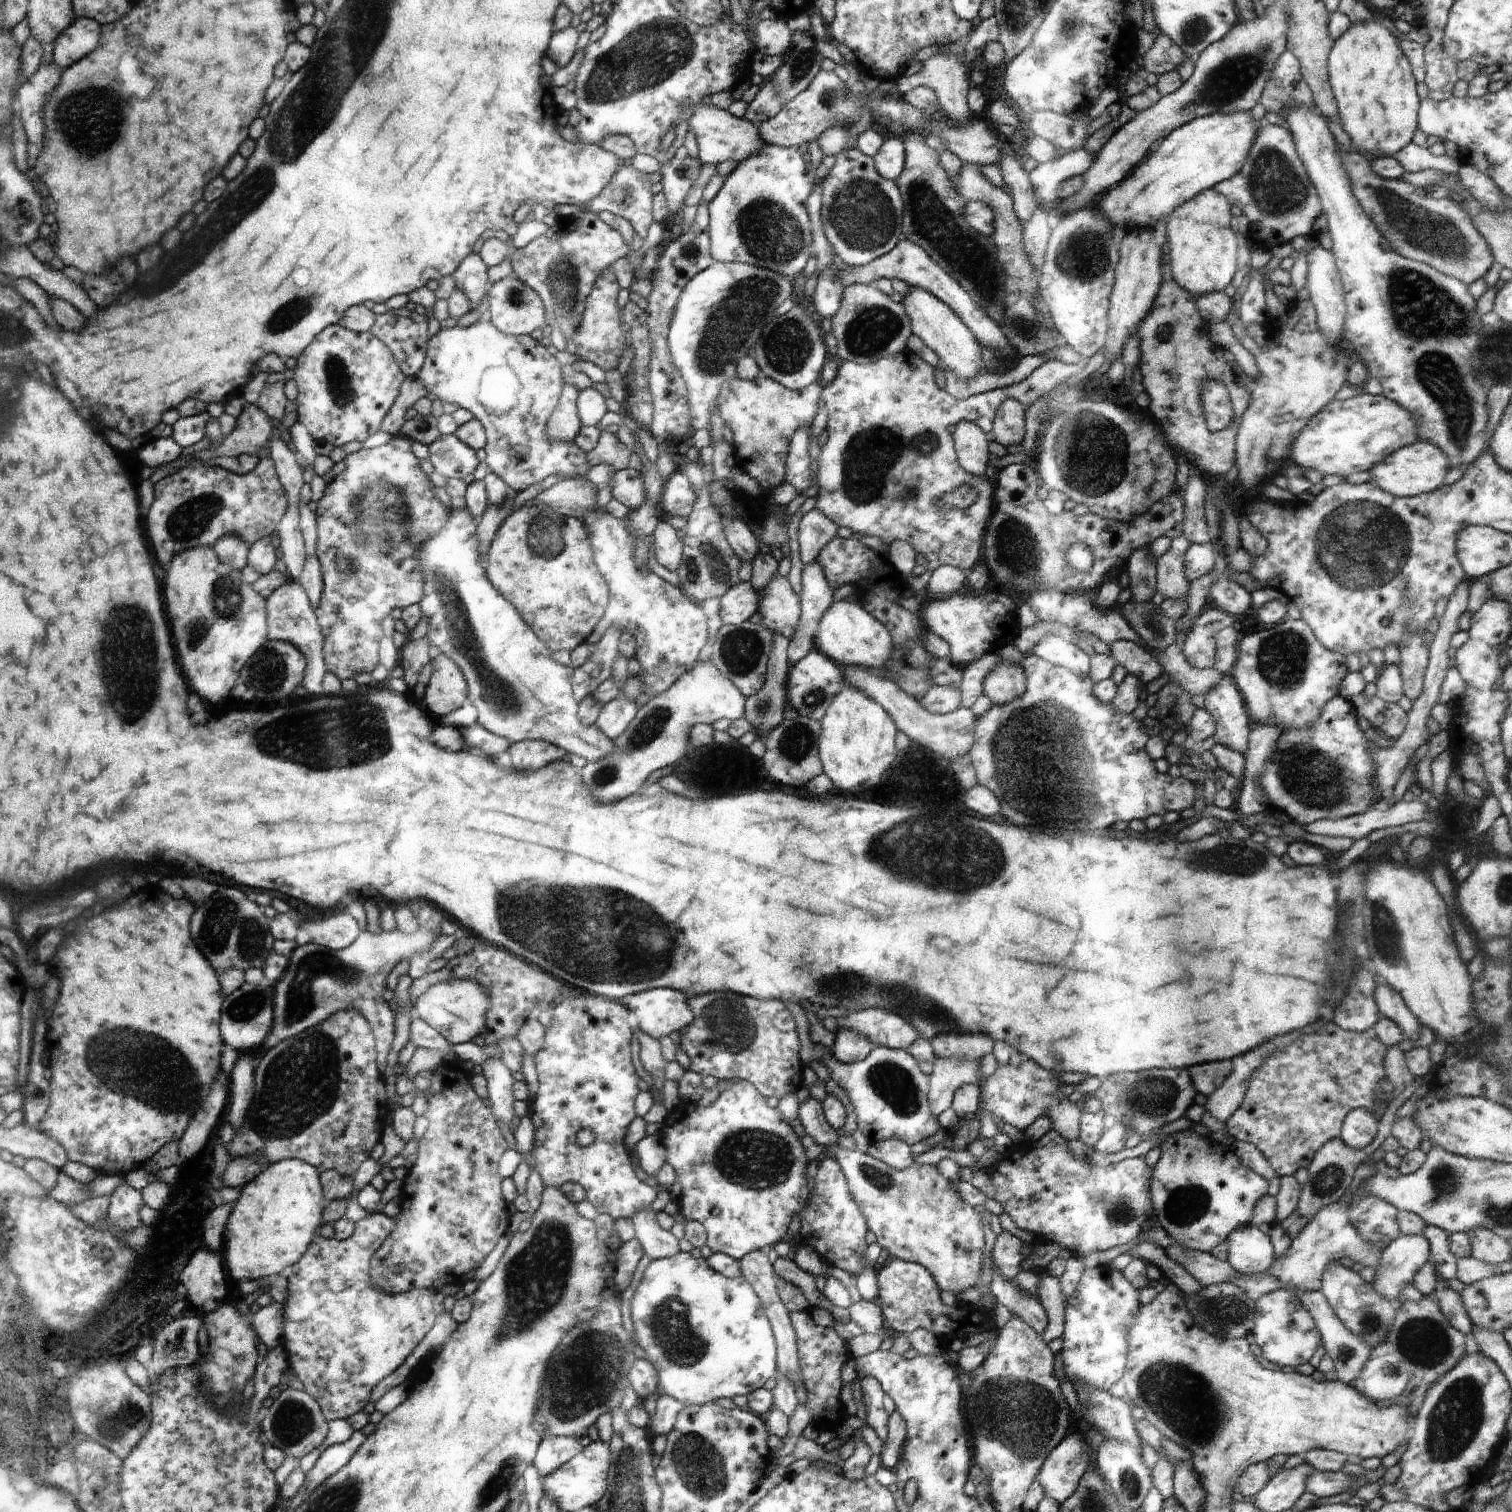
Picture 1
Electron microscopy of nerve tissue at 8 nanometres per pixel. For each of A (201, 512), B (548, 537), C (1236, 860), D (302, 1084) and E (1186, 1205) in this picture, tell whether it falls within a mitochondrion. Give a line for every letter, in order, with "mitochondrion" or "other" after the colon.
A: mitochondrion
B: mitochondrion
C: mitochondrion
D: mitochondrion
E: mitochondrion

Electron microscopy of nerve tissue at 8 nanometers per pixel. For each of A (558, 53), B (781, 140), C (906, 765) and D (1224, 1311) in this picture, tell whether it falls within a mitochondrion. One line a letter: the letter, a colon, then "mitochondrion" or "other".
A: other
B: other
C: mitochondrion
D: mitochondrion

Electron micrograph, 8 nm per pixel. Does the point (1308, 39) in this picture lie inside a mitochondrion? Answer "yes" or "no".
no

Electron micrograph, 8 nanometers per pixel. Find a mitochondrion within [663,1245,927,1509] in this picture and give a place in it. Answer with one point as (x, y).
(699, 1465)

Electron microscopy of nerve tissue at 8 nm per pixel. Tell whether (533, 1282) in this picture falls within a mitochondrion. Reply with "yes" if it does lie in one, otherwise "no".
yes

